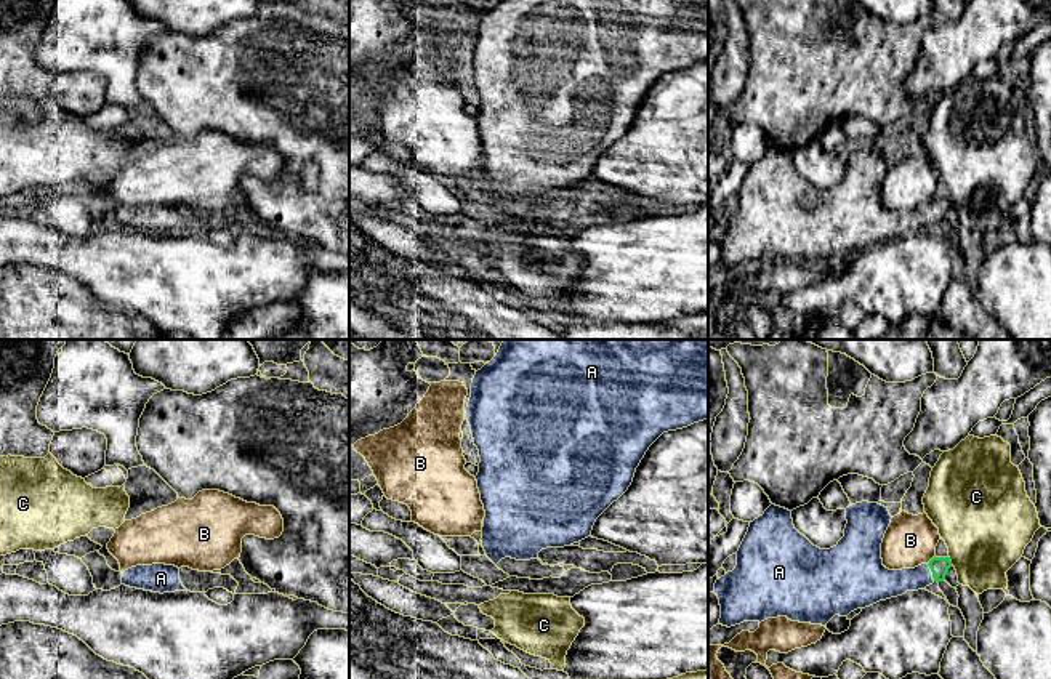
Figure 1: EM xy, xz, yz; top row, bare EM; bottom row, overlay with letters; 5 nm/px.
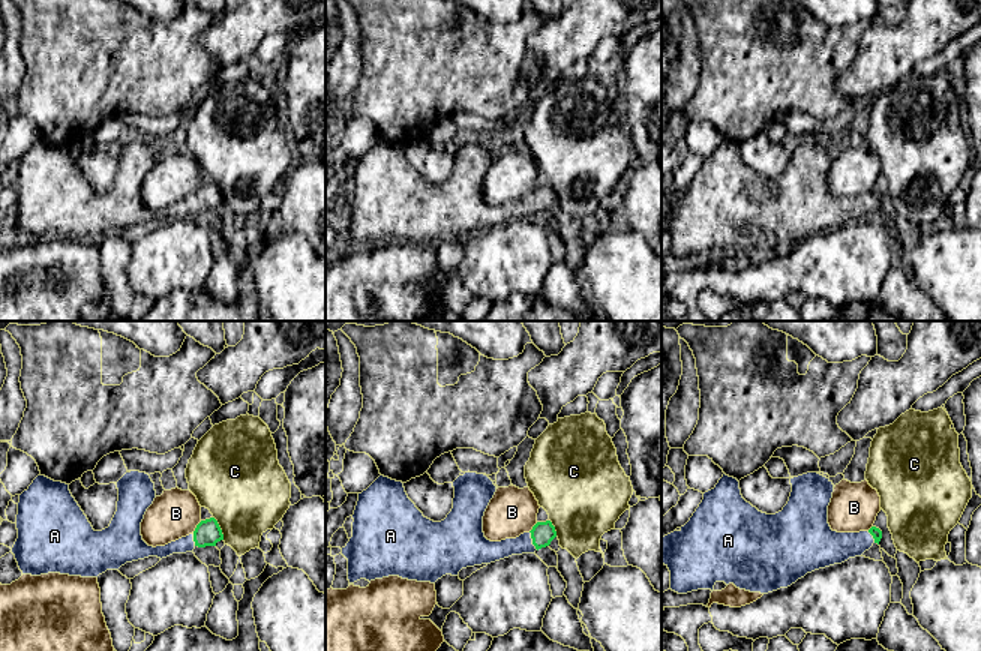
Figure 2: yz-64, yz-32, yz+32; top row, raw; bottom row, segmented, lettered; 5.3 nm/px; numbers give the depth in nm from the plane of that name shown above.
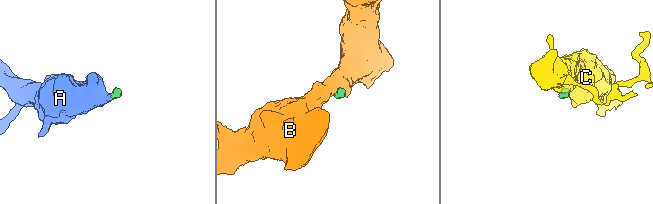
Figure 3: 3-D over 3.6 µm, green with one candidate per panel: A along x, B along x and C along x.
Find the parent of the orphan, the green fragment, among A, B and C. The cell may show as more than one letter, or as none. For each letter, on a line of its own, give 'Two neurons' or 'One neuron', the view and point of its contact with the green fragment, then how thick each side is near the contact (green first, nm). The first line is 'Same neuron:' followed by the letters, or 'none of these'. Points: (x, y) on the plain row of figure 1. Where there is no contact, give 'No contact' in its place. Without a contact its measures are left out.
Same neuron: A
A: One neuron. Touches green at yz (931, 212). Thickness 100 nm (green) against 160 nm
B: Two neurons. Touches green at yz (931, 200). Thickness 100 nm (green) against 260 nm
C: Two neurons. Touches green at yz (950, 202). Thickness 100 nm (green) against 440 nm

